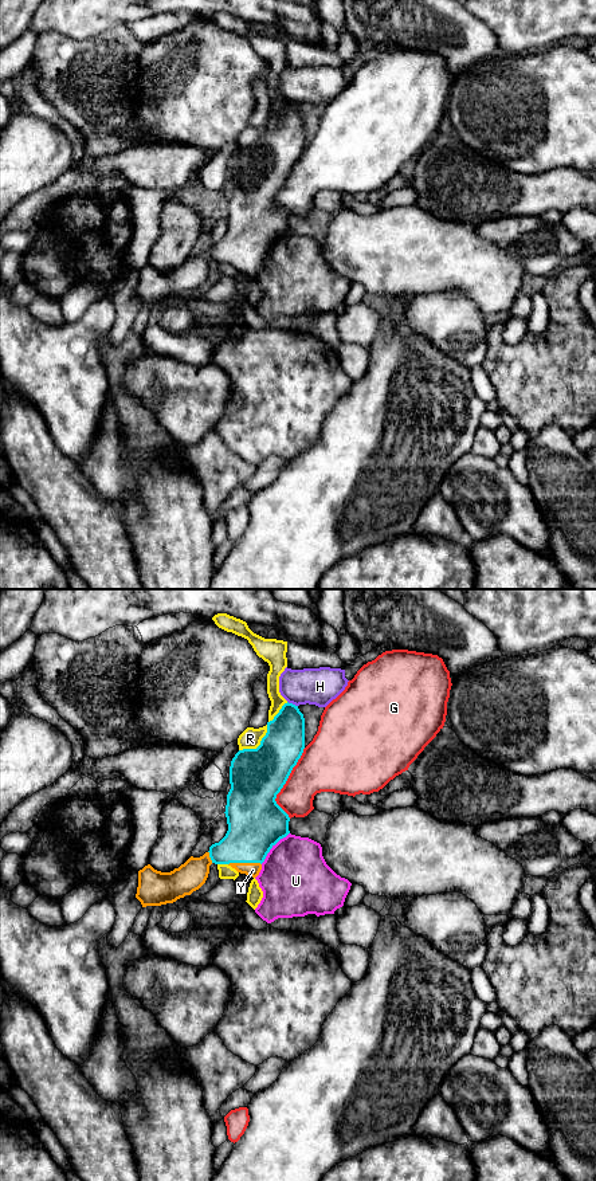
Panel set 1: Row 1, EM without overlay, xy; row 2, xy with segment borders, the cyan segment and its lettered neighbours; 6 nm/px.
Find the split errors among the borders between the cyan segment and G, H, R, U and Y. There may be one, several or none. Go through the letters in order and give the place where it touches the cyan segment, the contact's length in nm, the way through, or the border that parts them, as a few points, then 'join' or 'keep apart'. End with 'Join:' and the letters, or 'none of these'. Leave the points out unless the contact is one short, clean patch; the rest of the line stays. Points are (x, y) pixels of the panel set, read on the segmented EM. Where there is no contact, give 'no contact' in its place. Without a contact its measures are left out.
G: xy (285, 783) | 440 nm | keep apart
H: xy (291, 703) | 70 nm | keep apart
R: xy (259, 745) | 240 nm | keep apart
U: xy (271, 847) | 260 nm | keep apart
Y: xy (244, 862) | 200 nm | join
Join: Y

